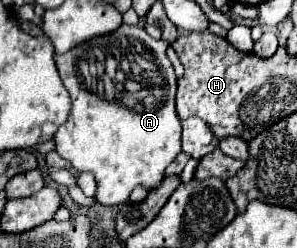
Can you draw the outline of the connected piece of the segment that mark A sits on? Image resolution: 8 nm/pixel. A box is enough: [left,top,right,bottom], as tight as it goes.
[53,24,181,206]

